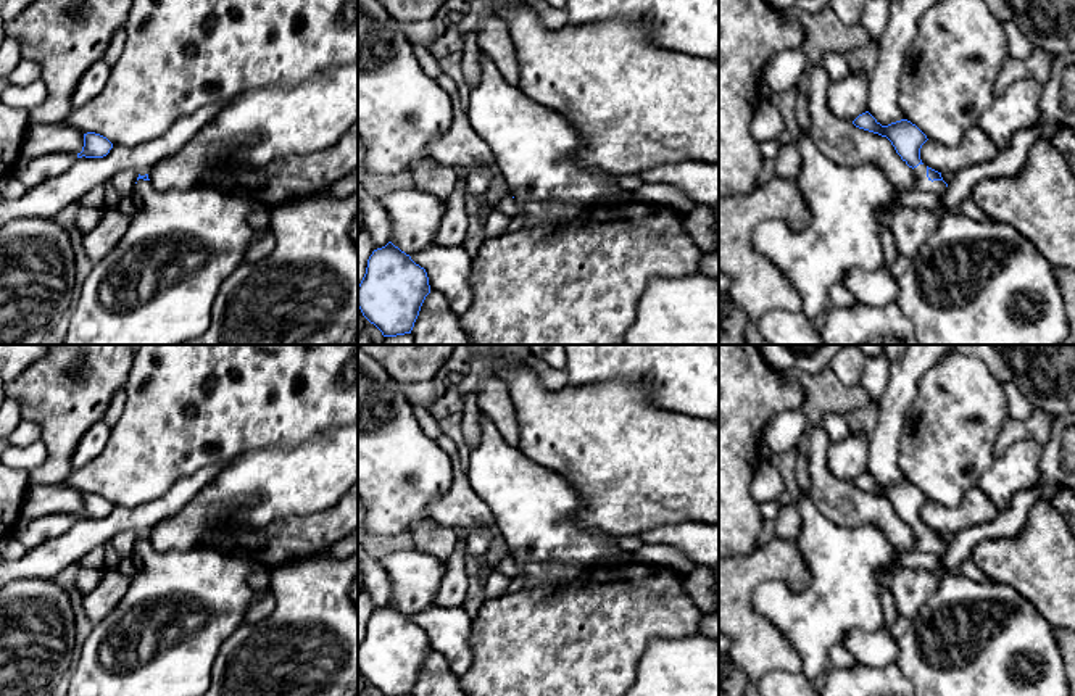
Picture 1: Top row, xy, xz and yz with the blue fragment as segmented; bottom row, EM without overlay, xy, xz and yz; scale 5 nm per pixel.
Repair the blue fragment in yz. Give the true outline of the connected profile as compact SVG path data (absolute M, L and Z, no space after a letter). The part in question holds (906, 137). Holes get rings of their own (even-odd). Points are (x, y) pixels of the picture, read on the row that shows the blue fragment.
M869 111L859 114L853 124L891 142L901 160L914 171L917 190L944 195L948 184L943 180L941 172L925 166L920 160L920 148L928 139L915 124L901 119L882 126Z

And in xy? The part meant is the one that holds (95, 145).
M87 132L84 134L84 147L82 151L77 153L77 158L103 158L111 148L113 143L106 137L95 132Z

